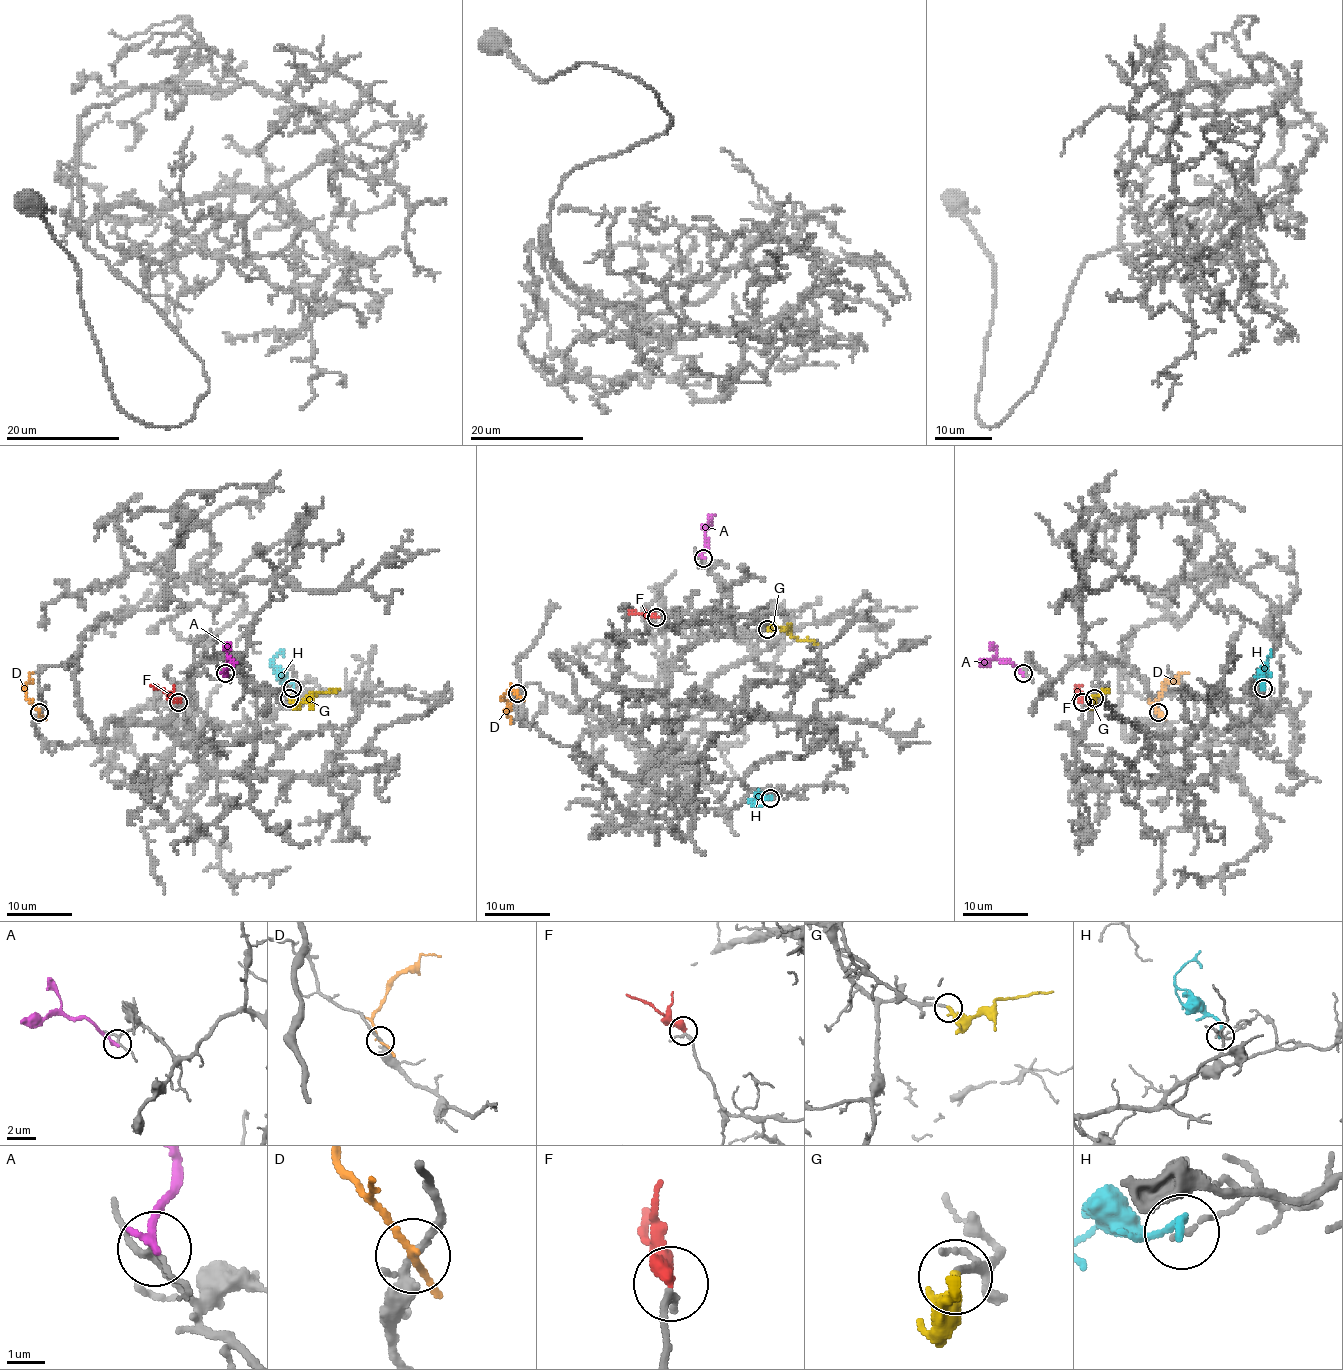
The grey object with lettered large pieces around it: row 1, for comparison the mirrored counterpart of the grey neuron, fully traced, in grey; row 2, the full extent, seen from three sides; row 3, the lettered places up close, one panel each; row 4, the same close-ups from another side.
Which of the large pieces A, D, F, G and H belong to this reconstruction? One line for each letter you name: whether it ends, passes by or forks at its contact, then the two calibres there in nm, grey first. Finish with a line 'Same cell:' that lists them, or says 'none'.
F: it ends; calibres 240 and 440 nm
G: it ends; calibres 200 and 320 nm
Same cell: F, G

